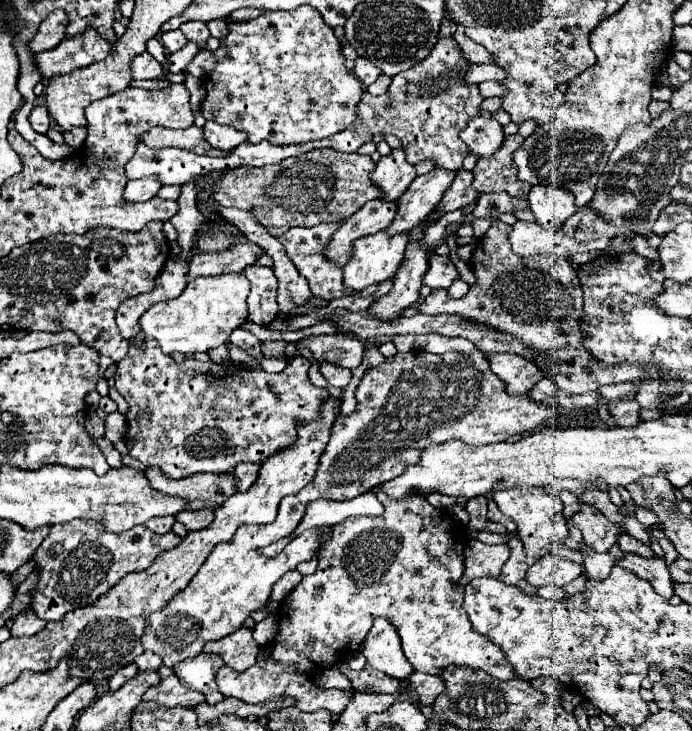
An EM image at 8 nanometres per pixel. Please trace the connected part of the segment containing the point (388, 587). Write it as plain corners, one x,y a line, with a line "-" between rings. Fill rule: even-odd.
421,495
401,501
381,497
381,501
385,505
383,515
349,517
333,527
333,539
327,541
319,551
317,571
303,577
301,583
283,599
281,607
285,609
279,613
279,633
267,647
263,647
267,653
261,651
257,663
241,673
229,669
227,665
217,671
217,685
225,697
235,697
245,703
283,701
291,697
295,707
301,711
327,709
331,713
341,713
351,701
353,693
341,689
321,689
315,681
315,673
335,665
337,659
357,653
377,617
385,617
391,625
395,625
403,641
405,657
415,671
439,675
445,665
459,665
483,669
501,681
513,679
513,667
499,647
473,631
463,609
463,591
455,589
455,583
463,575
463,549
467,543
463,525
453,519
449,511
431,507

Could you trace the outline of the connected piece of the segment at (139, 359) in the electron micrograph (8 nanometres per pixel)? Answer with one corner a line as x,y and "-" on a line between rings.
147,339
143,343
143,347
135,349
135,347
129,347
129,353
125,359
121,359
117,363
117,371
115,371
115,389
125,397
125,401
129,403
129,411
127,411
127,425
129,425
129,431
125,435
125,443
129,447
129,455
139,459
145,467
161,467
165,475
173,477
173,479
183,479
183,477
189,477
189,475
195,475
195,473
229,473
231,469
235,469
239,463
265,463
273,453
279,453
281,449
287,449
289,445
293,445
293,441
297,439
297,425
299,423
309,423
309,421
315,421
319,415
321,415
321,405
325,399
329,399
329,391
323,389
323,387
315,387
309,379
309,367
311,363
301,357
301,355
295,355
289,359
287,367
281,371
281,373
265,373
263,369
239,369
239,367
233,367
233,365
219,365
219,363
201,363
197,359
185,359
183,363
175,363
173,357
161,353
157,341
153,339

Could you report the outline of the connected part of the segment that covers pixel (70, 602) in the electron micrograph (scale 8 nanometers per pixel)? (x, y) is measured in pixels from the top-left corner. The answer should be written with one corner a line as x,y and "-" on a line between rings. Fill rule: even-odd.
69,521
53,525
51,533
33,555
39,581
29,593
31,609
43,621
61,621
67,611
95,603
123,575
147,569
161,551
173,549
181,541
183,539
173,531
157,535
145,525
137,525
121,535
109,533
105,525
97,525
95,521

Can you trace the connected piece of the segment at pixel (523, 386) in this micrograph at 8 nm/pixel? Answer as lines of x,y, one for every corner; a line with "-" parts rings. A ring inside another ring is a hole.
493,353
487,355
487,361
493,373
505,381
509,393
529,393
529,389
541,379
541,371
533,361
525,361
525,357
517,357
515,353

